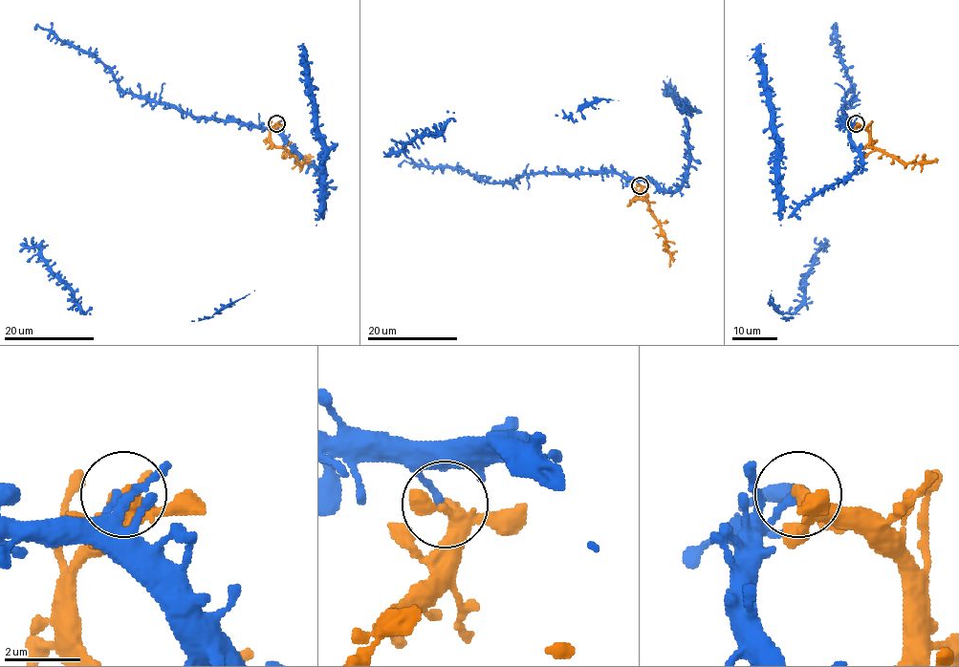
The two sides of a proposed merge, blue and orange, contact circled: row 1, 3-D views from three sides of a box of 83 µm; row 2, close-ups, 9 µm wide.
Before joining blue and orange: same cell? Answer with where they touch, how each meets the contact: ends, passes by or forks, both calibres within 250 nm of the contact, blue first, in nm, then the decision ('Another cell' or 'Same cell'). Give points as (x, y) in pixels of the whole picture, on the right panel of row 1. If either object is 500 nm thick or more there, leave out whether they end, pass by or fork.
Place: (856, 123). At the ring blue ends. At the ring orange forks. Thickness 200 nm (blue) against 280 nm. Another cell

